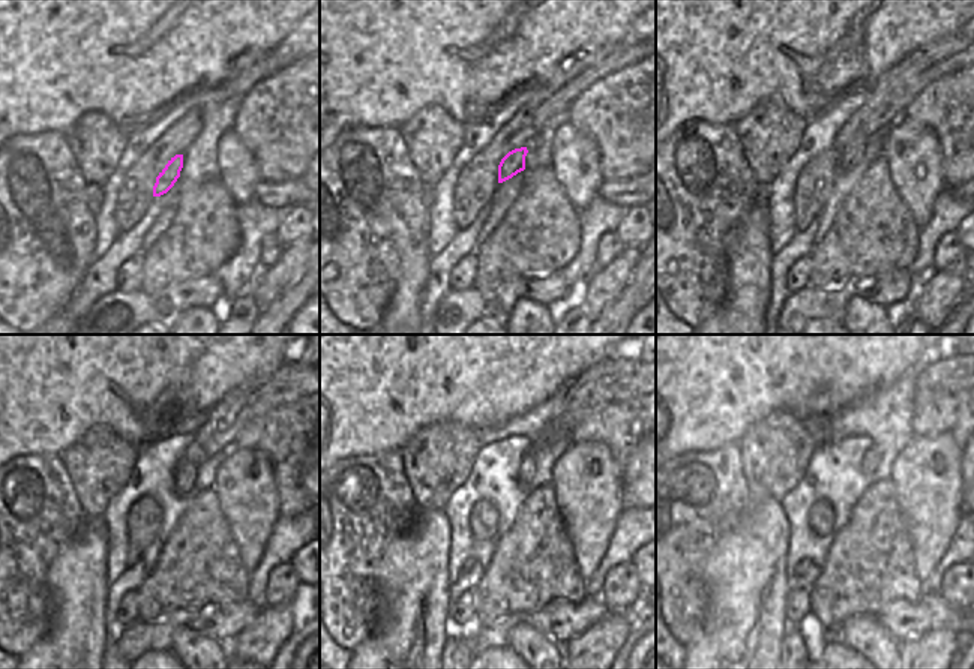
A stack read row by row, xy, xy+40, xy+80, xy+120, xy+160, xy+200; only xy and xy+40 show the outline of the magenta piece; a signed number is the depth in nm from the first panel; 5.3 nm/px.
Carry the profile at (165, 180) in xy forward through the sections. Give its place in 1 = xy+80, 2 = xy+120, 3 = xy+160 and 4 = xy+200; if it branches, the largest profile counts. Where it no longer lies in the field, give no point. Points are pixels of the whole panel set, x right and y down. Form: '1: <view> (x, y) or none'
1: xy+80 (851, 156)
2: xy+120 (185, 476)
3: xy+160 (527, 465)
4: xy+200 (871, 459)

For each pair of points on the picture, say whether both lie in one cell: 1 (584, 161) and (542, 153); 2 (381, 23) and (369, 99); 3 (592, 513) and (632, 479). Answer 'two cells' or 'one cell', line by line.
1: two cells
2: one cell
3: two cells

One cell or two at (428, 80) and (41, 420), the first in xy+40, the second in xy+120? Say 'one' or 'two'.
one

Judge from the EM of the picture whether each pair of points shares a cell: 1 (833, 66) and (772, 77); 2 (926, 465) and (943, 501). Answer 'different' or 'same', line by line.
1: same
2: same

